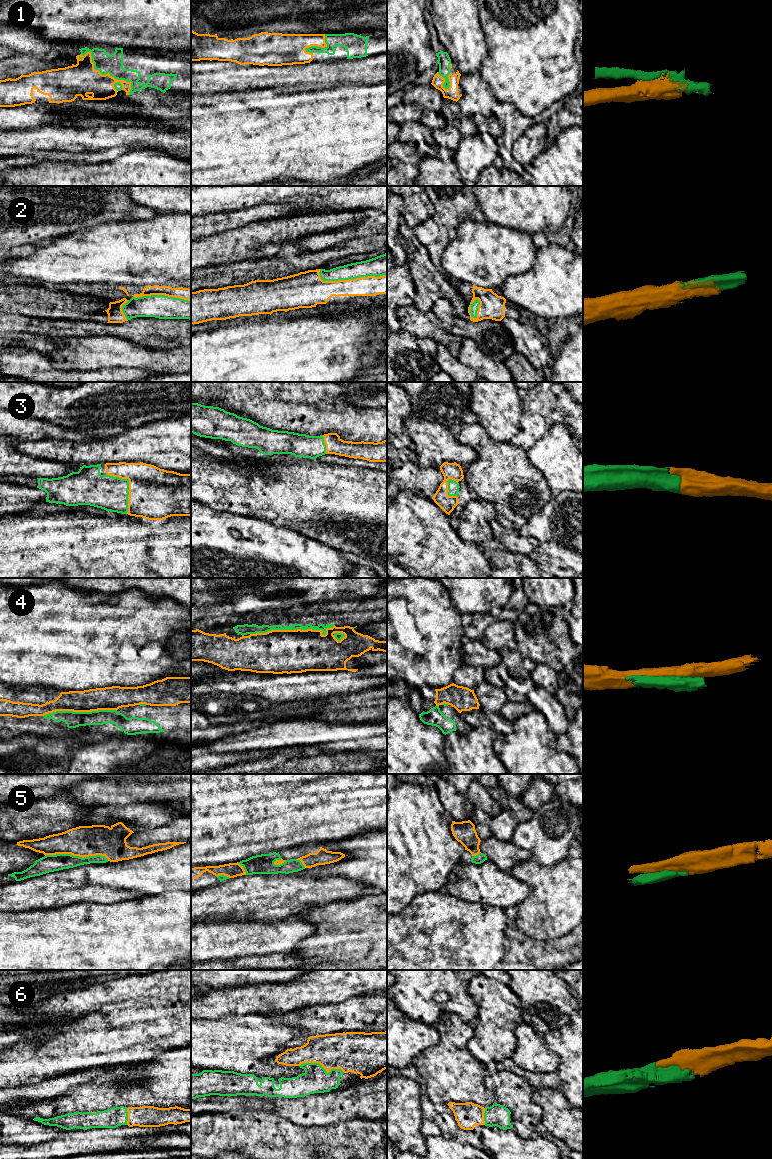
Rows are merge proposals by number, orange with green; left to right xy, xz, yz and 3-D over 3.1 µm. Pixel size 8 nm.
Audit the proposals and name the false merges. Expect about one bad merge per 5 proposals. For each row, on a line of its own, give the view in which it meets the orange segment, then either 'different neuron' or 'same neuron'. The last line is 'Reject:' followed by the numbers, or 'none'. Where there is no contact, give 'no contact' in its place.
1: xy | same neuron
2: xz | same neuron
3: xy | same neuron
4: xz | different neuron
5: xy | same neuron
6: xz | same neuron
Reject: 4

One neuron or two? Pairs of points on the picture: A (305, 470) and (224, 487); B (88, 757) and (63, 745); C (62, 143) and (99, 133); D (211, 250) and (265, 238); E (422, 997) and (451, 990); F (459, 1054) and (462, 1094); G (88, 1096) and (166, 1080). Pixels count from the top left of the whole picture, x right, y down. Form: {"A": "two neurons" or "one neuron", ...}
{"A": "one neuron", "B": "two neurons", "C": "one neuron", "D": "one neuron", "E": "one neuron", "F": "one neuron", "G": "one neuron"}

